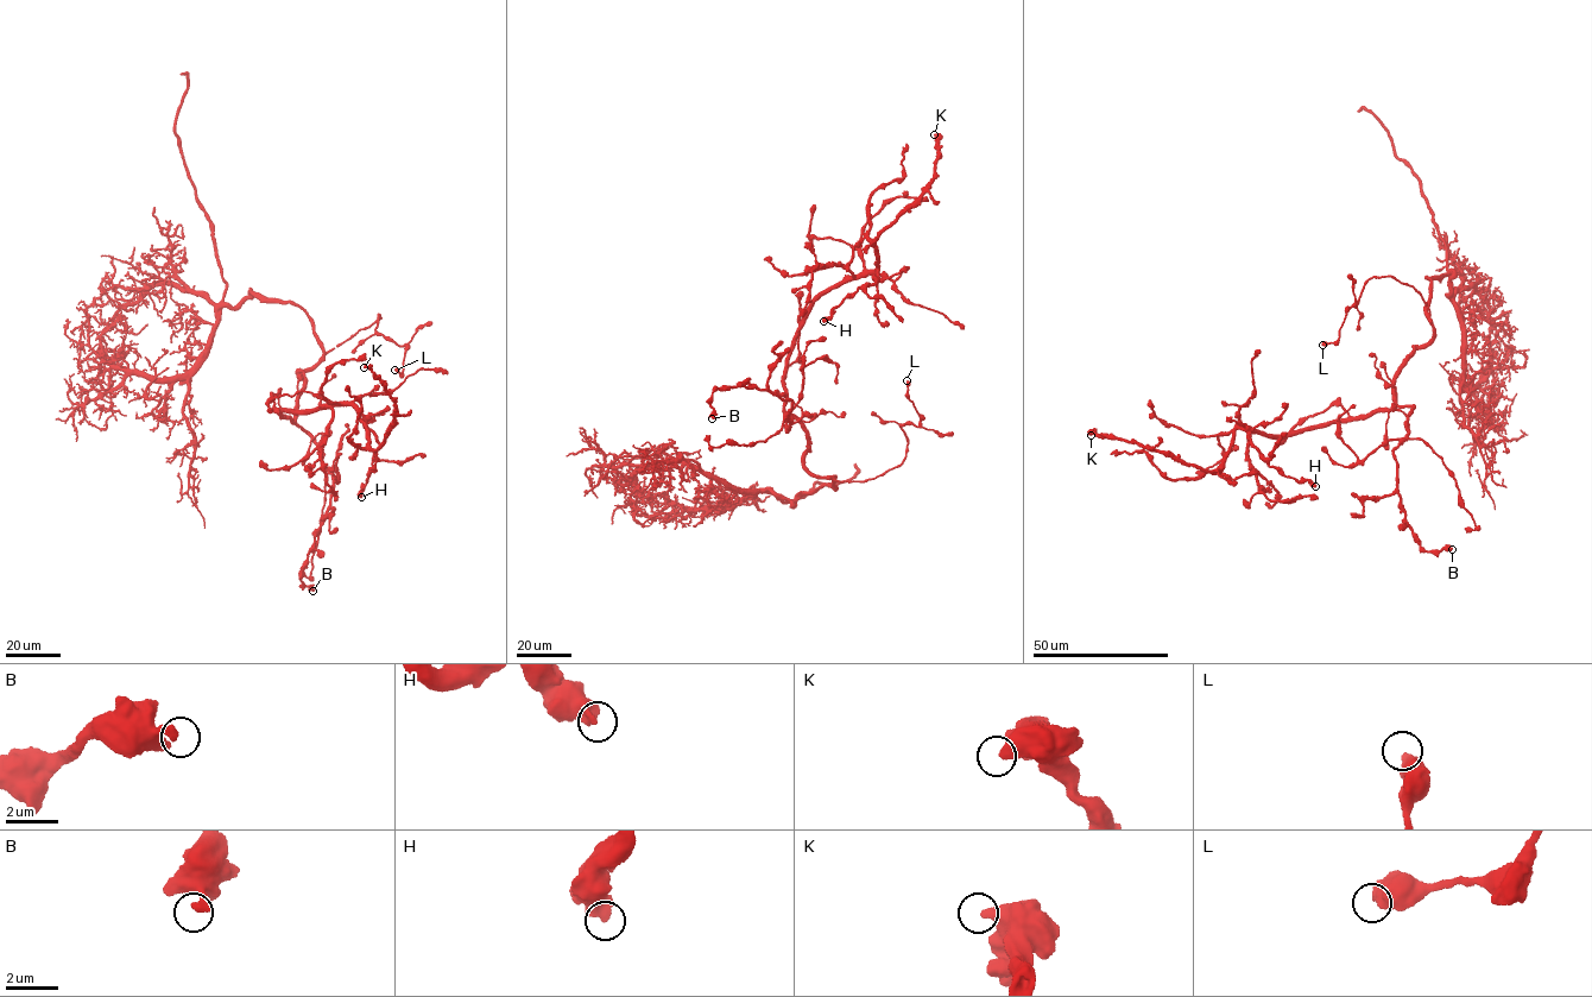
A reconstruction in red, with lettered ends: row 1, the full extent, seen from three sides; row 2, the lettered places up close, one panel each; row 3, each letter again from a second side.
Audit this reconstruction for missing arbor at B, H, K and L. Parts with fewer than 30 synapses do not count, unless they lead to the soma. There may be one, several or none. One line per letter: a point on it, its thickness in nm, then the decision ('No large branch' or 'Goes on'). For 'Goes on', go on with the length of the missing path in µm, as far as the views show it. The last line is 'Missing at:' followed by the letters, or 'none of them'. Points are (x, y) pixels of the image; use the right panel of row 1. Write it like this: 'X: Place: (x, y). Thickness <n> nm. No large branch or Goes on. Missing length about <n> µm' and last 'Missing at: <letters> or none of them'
B: Place: (1452, 549). Thickness 360 nm. No large branch
H: Place: (1315, 486). Thickness 440 nm. No large branch
K: Place: (1091, 435). Thickness 500 nm. No large branch
L: Place: (1322, 345). Thickness 650 nm. No large branch
Missing at: none of them

